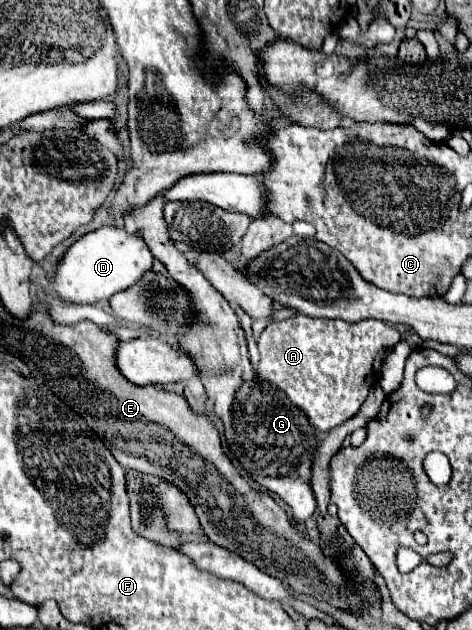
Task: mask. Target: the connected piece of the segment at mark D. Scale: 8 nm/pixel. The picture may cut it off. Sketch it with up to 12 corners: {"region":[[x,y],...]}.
{"region":[[101,227],[75,241],[47,279],[73,305],[135,285],[153,263],[137,233]]}

